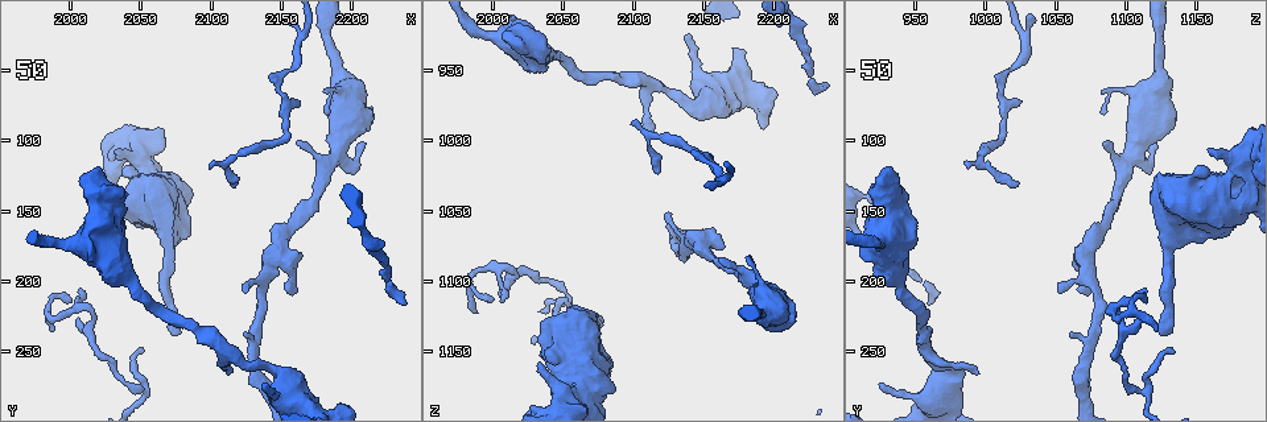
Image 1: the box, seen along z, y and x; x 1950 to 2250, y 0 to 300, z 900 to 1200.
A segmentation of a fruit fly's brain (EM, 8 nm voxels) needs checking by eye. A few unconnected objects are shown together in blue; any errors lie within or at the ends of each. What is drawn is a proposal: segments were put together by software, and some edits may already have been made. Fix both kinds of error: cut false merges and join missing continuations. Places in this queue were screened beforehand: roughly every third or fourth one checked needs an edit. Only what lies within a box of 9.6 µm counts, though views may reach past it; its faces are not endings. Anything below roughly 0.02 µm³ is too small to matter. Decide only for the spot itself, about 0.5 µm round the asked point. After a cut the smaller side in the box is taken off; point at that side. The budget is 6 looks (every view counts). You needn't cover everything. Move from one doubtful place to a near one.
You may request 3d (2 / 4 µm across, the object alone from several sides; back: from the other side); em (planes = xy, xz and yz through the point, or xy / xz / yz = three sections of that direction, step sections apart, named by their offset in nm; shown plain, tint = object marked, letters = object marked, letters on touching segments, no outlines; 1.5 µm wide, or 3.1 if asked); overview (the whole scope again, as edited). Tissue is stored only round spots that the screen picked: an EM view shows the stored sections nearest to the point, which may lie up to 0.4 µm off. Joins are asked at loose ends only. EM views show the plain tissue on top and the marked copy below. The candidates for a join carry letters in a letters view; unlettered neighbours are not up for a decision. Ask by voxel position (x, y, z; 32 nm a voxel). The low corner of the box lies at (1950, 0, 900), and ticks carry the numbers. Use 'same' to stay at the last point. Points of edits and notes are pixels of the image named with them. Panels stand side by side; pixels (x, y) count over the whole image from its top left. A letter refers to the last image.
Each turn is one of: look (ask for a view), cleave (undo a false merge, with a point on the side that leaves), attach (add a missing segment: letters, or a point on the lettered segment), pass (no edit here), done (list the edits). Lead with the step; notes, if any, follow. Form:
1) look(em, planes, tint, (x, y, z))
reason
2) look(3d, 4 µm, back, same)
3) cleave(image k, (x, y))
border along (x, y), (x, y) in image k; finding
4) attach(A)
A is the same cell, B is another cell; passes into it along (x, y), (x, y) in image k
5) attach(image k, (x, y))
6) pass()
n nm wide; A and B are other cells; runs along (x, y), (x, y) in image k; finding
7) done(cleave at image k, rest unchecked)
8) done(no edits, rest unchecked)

look(em, xy, step 8, letters, (2124, 210, 1054))
an open end

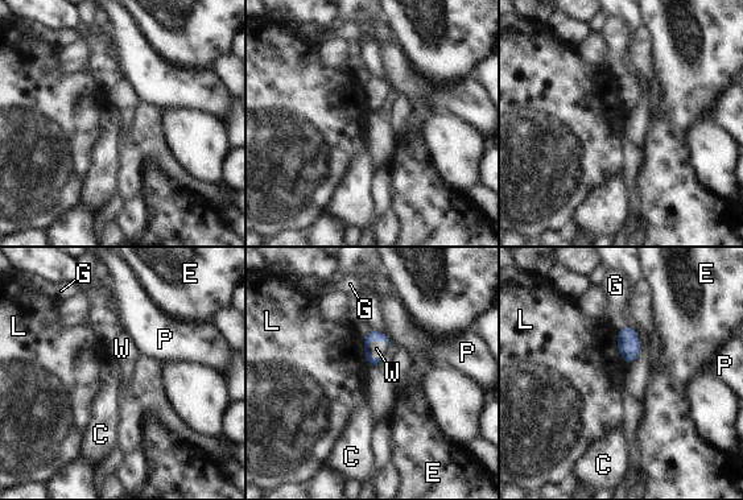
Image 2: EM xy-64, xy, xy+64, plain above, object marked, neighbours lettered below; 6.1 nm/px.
look(em, yz, step 4, letters, same)

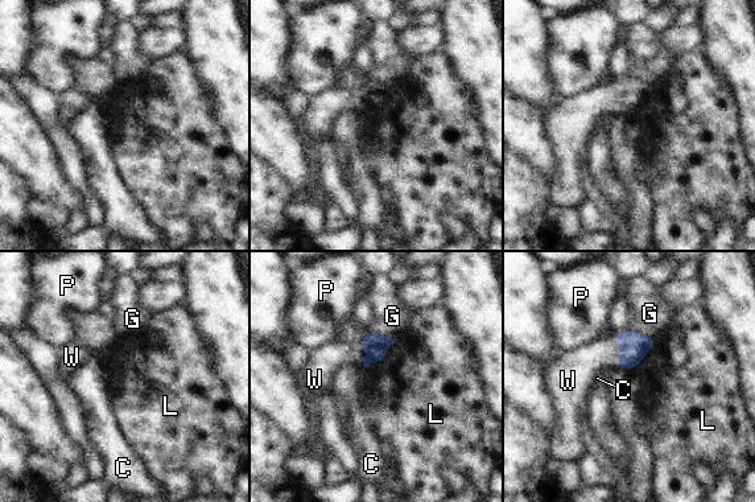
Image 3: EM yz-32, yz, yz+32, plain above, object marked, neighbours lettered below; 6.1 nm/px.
attach(W)
100 nm wide; W is the same cell, C, G, L and P are other cells; passes into it along (635, 345), (622, 352), (584, 362) in image 3; it goes on there

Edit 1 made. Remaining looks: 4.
look(em, yz, step 4, tint, (2032, 108, 1160))
branch stops here

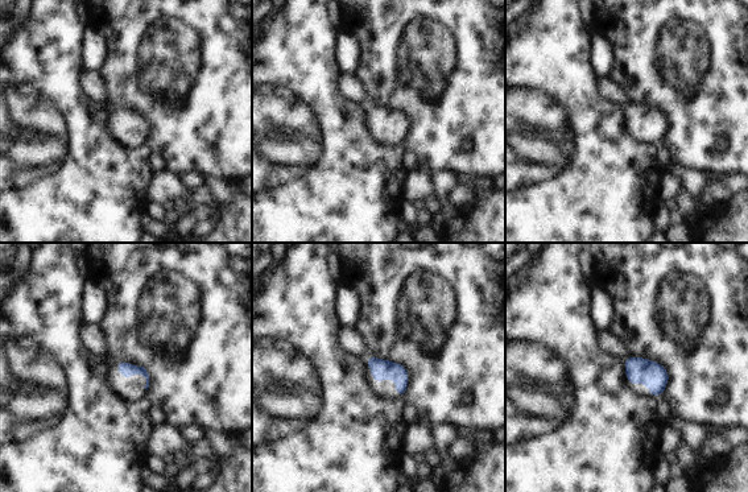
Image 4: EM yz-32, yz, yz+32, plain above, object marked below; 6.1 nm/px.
look(em, planes, letters, same)

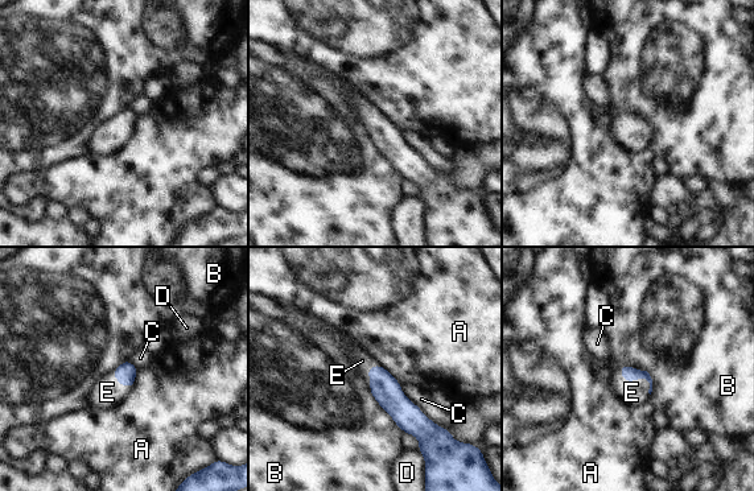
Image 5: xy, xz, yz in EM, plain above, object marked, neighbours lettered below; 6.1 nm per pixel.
attach(E)
E is the same cell, A, B, C and D are other cells; the neuron continues

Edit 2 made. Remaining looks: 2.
done(attach at image 3, attach at image 5, rest unchecked)

